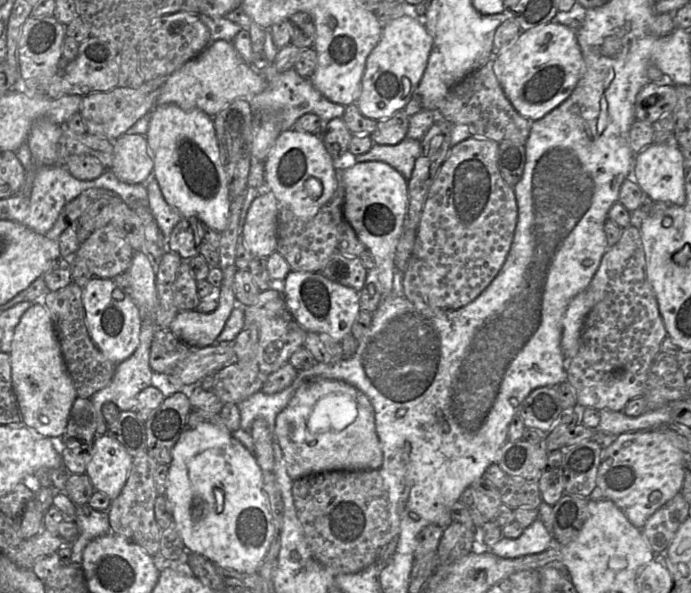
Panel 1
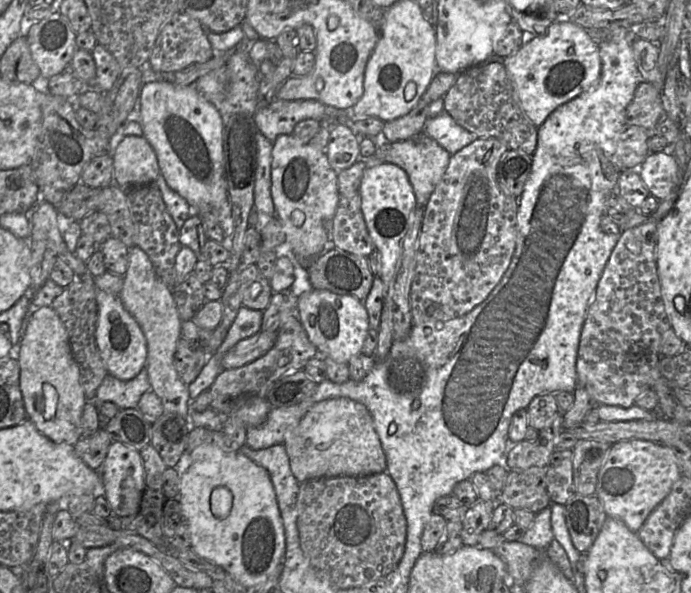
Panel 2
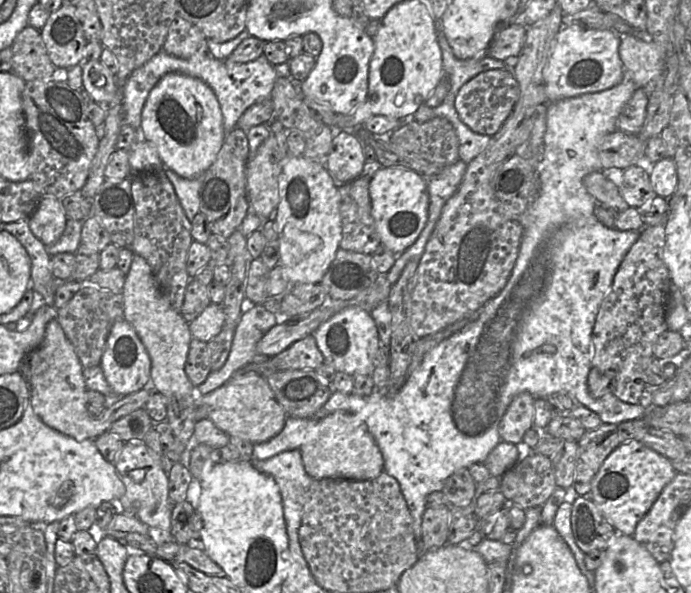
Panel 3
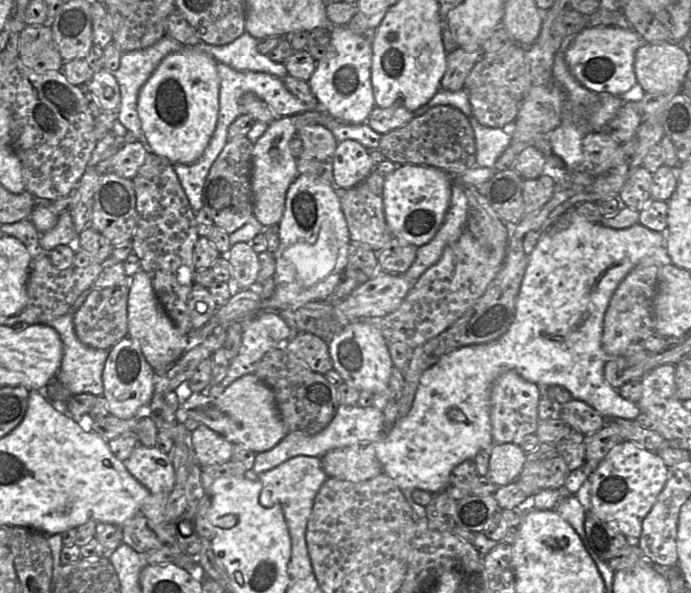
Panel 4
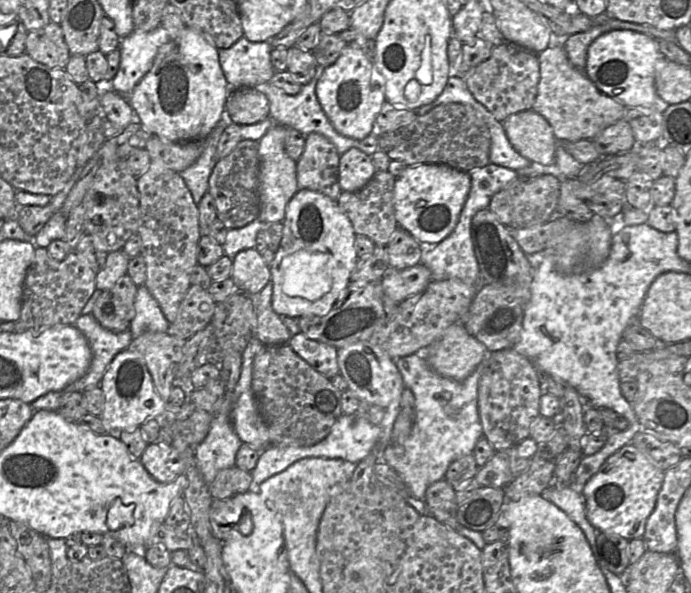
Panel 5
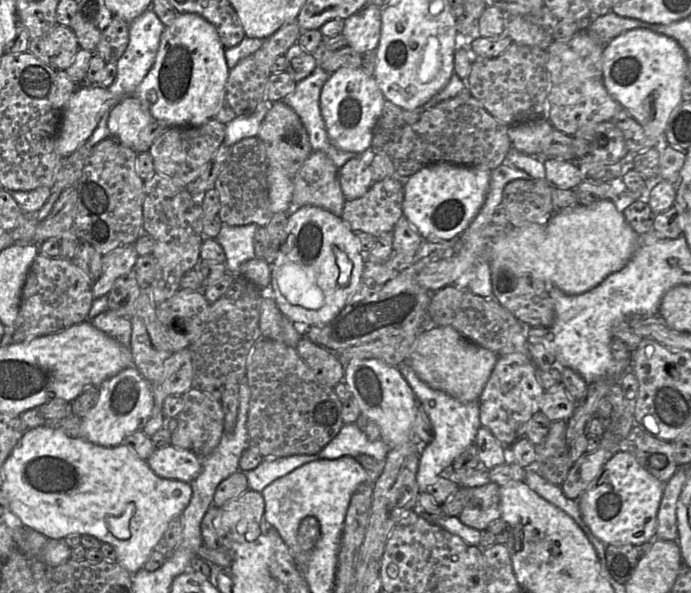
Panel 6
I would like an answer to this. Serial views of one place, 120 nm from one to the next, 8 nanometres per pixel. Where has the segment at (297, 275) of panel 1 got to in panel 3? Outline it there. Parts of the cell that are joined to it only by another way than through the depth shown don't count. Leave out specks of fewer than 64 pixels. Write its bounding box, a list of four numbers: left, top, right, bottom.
[313,306,380,375]

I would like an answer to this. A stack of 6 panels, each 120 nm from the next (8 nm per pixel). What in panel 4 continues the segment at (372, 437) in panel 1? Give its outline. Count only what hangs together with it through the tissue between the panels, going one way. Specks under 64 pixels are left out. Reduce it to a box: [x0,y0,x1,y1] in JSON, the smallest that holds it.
[320,446,384,482]

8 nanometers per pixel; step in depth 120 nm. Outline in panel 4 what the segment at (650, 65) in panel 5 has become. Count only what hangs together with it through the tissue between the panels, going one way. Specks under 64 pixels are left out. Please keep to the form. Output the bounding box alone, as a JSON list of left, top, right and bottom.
[565,26,646,97]

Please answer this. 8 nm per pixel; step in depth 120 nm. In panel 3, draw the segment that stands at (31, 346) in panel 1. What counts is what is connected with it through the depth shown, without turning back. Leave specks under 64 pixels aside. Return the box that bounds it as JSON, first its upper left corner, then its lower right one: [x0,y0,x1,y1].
[27,319,155,441]

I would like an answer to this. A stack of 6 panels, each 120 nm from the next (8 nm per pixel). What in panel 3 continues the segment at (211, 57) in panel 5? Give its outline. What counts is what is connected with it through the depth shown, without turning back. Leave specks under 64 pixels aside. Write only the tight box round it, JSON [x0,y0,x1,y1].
[141,73,225,178]

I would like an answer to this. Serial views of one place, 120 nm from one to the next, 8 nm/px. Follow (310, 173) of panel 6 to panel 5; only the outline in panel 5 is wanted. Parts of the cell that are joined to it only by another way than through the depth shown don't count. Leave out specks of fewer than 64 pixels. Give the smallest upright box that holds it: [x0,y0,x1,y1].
[296,132,342,201]

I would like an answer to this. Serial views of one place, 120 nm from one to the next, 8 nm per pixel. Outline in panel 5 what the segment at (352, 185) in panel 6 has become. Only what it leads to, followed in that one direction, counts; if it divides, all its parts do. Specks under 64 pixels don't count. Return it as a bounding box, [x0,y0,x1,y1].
[339,148,375,192]

